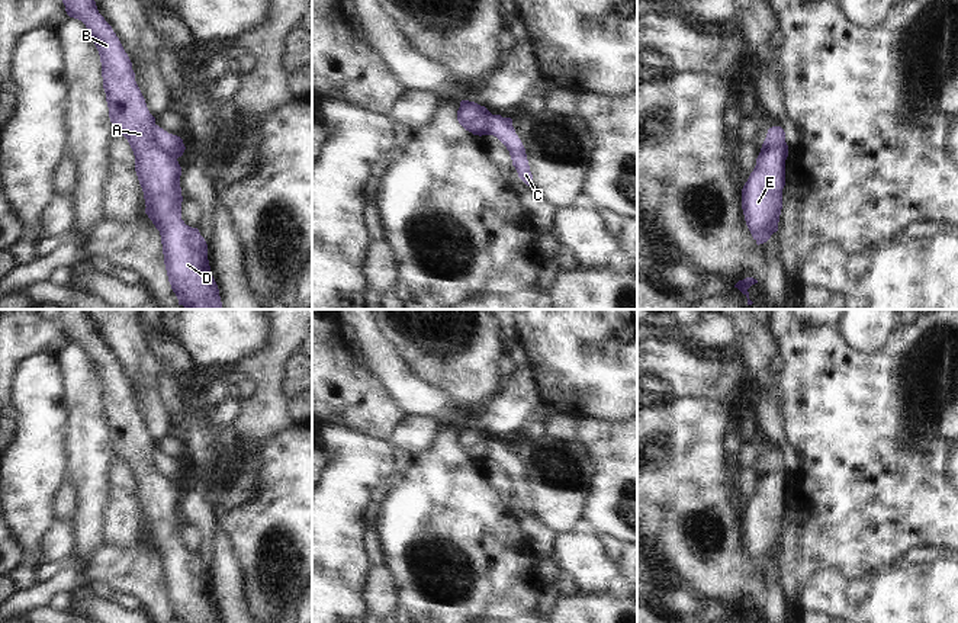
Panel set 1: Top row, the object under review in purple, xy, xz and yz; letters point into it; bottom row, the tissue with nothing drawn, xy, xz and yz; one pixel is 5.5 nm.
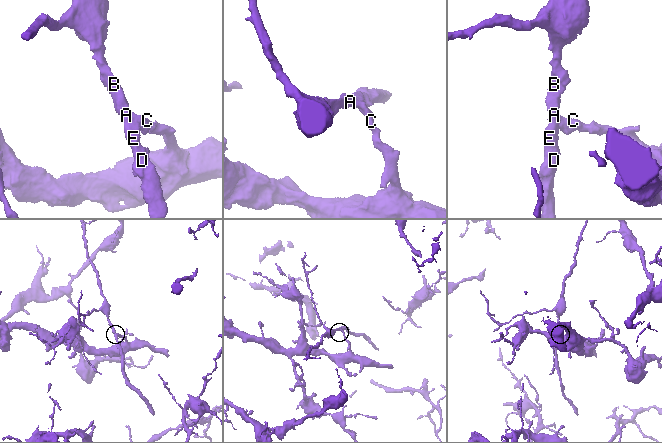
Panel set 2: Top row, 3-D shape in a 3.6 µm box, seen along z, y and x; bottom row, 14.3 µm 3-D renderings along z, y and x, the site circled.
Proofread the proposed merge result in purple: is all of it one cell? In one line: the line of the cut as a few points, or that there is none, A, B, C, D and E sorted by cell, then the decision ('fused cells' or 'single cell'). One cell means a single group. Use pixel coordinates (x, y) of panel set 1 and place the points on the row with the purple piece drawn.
xy (154, 125), (154, 141), (176, 159) | A B D E / C | fused cells

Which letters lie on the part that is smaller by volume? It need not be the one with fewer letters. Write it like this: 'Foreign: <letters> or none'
Foreign: A, B, D, E

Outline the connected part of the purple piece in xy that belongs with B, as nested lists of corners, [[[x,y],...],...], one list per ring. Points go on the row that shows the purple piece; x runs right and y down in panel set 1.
[[[94,0],[62,3],[70,17],[86,25],[99,51],[109,118],[134,151],[145,213],[160,231],[168,282],[179,305],[186,309],[222,309],[208,244],[197,228],[181,219],[181,167],[177,158],[155,144],[155,118],[135,81],[128,54]]]

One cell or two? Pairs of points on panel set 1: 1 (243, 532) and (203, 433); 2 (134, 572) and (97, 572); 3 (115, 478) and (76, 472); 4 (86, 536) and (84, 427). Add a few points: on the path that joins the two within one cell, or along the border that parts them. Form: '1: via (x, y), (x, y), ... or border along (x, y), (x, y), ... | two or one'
1: border along (253, 478), (254, 490), (228, 510) | two
2: via (125, 572), (106, 572) | one
3: border along (116, 456), (108, 471), (108, 498), (103, 510) | two
4: via (86, 509), (86, 455) | one

